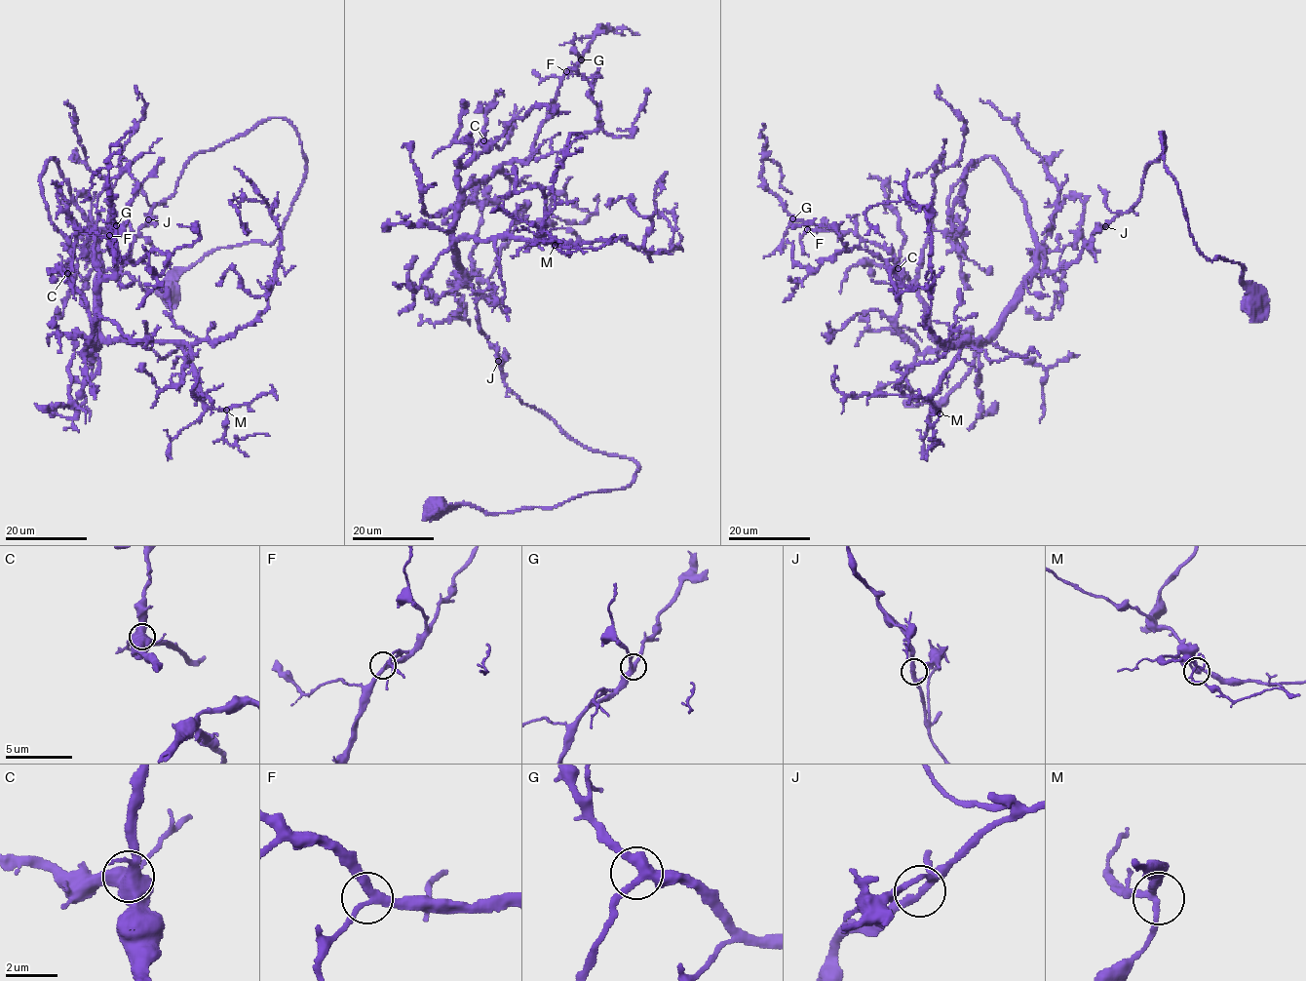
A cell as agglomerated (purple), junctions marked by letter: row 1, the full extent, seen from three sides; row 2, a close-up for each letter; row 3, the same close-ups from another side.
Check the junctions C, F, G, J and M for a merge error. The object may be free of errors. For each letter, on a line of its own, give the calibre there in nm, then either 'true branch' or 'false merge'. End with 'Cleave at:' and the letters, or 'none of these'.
C: 550 nm thick; true branch
F: 280 nm thick; true branch
G: 360 nm thick; true branch
J: 240 nm thick; true branch
M: 220 nm thick; true branch
Cleave at: none of these

